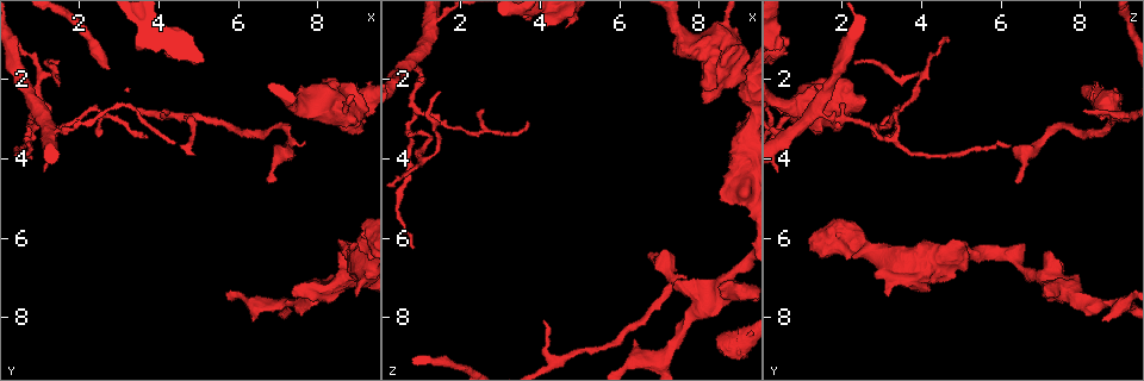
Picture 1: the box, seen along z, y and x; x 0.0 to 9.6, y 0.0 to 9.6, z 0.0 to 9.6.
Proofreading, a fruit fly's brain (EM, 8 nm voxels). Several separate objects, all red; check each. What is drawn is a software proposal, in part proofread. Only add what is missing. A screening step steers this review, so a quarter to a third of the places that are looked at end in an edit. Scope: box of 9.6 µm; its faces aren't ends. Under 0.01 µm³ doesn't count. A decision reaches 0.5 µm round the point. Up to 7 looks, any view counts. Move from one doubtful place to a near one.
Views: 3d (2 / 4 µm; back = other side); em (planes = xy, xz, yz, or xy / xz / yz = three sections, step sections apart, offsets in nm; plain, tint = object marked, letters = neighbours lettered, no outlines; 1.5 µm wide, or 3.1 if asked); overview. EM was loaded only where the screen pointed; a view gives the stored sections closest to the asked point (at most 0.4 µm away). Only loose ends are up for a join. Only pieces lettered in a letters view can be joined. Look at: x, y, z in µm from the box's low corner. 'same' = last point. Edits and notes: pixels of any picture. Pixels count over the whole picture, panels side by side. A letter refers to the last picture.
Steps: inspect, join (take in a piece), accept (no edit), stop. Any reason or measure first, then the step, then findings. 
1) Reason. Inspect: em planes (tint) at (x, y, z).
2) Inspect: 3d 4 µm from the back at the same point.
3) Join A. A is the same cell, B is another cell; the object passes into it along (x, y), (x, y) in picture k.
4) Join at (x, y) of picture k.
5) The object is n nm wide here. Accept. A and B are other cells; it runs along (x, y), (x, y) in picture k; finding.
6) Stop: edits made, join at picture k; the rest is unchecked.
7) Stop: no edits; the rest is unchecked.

Tapers out. Inspect: em xy step 8 (letters) at (3.75, 3.50, 3.00).

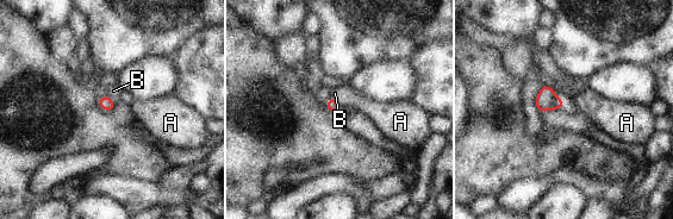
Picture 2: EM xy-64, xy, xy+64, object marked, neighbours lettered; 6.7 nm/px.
Inspect: em planes (letters) at the same point.

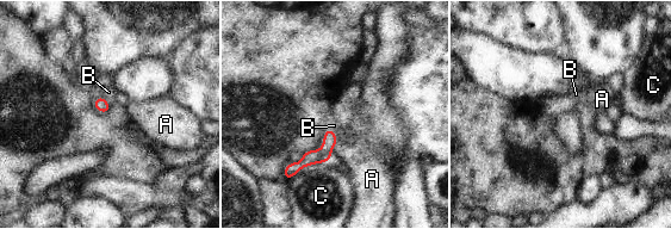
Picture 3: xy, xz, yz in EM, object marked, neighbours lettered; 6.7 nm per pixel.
The longest contact is with C, 300 nm. Accept. A, B and C are other cells; no lettered piece goes on from it.

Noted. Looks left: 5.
Stops while still wide. Inspect: 3d 2 µm at (8.10, 2.50, 2.65).

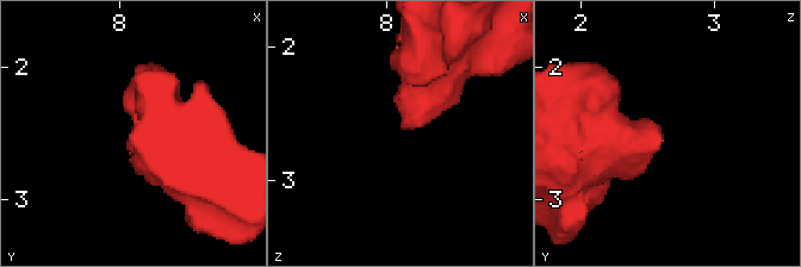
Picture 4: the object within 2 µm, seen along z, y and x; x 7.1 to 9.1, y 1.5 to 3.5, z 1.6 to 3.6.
Need the tissue. Inspect: em planes (letters) at (8.14, 2.52, 2.62).

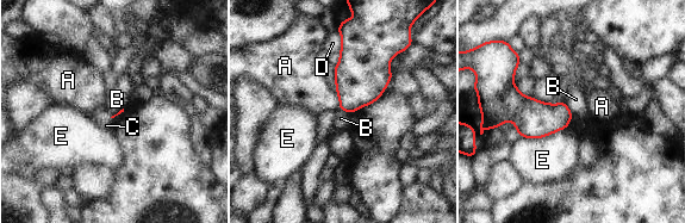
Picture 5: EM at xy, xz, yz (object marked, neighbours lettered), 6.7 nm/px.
Accept. A, B, C, D and E are other cells; a border runs along (564, 101), (573, 116) in picture 5; none of them fits.

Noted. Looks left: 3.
Free end. Inspect: em planes (tint) at (9.00, 7.50, 3.15).

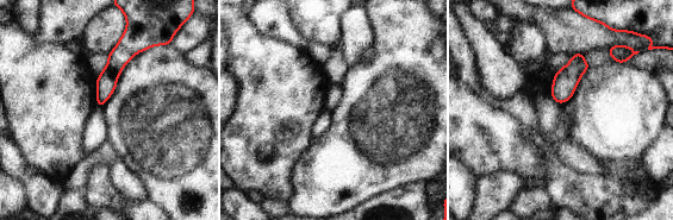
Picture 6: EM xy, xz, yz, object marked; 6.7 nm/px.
What lies round it. Inspect: em planes (letters) at the same point.

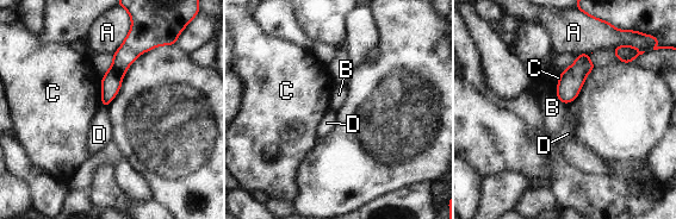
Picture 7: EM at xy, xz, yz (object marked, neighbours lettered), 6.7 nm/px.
The object is 120 nm wide here. Accept. A, B, C and D are other cells; it runs along (142, 48), (119, 66), (105, 102) in picture 7; none of them fits.

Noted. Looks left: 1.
Stop: no edits; the rest is unchecked.

